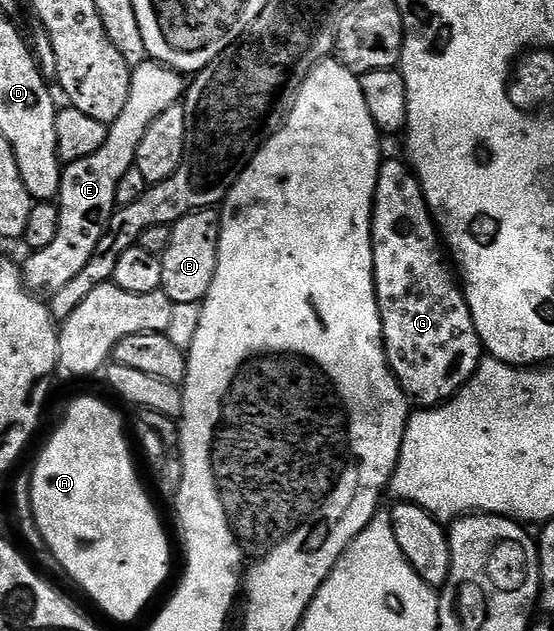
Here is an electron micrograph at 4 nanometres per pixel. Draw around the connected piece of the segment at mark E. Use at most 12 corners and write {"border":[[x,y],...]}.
{"border":[[162,62],[132,67],[103,148],[64,167],[59,232],[23,262],[52,296],[87,268],[147,128],[182,101]]}

